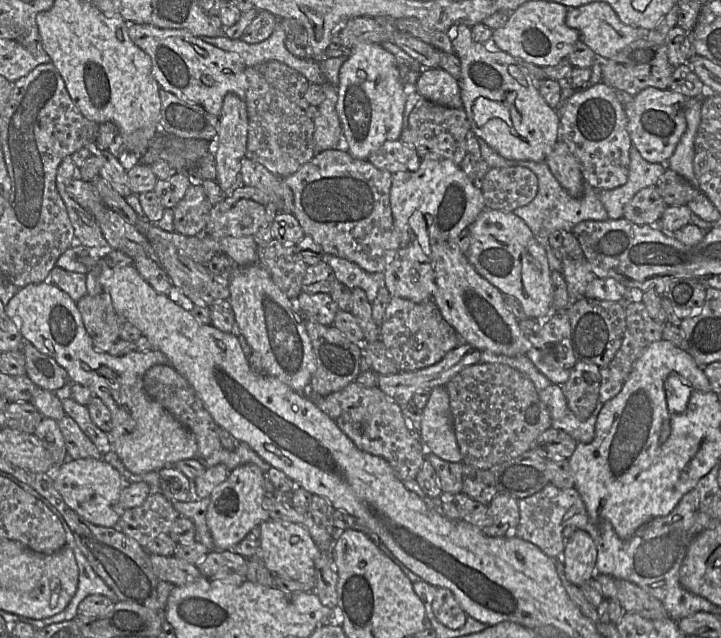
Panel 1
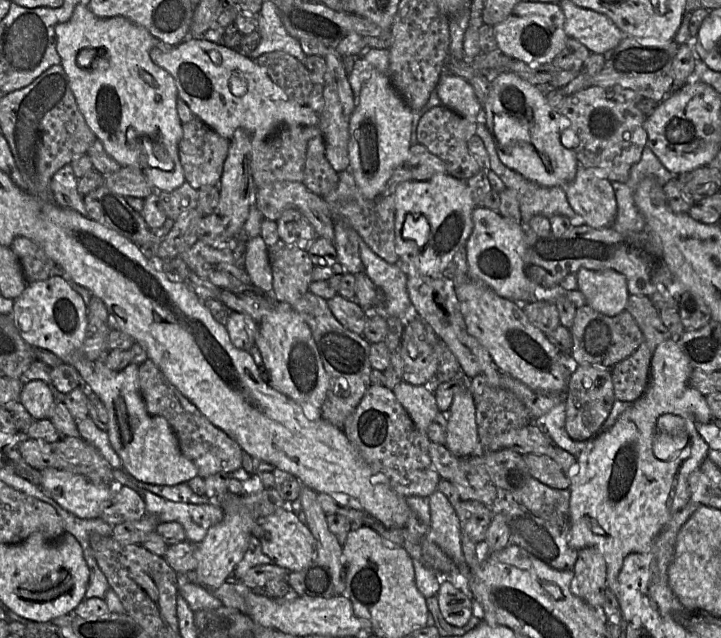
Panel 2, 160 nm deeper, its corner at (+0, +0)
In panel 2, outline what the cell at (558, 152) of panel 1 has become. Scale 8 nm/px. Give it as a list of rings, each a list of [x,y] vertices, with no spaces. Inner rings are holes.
[[[579,165],[575,178],[564,188],[570,206],[584,224],[595,229],[613,225],[617,215],[617,201],[608,179]]]

